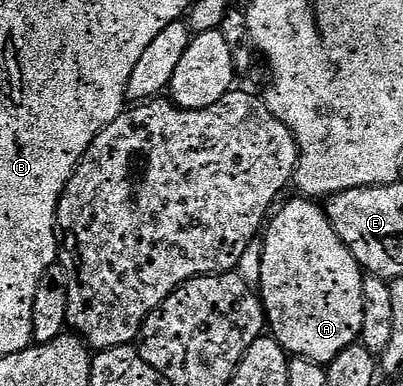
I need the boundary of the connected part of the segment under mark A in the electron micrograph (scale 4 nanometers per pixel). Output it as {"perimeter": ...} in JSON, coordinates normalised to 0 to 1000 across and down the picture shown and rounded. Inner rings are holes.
{"perimeter":[[[739,516],[717,521],[702,541],[695,536],[660,583],[648,617],[653,666],[648,731],[638,738],[638,754],[653,782],[660,847],[682,883],[725,925],[774,933],[809,948],[826,938],[826,927],[836,927],[836,917],[846,917],[846,907],[891,881],[906,707],[856,627],[846,627],[836,596],[826,596],[809,547],[794,531],[789,539],[779,516]]]}

